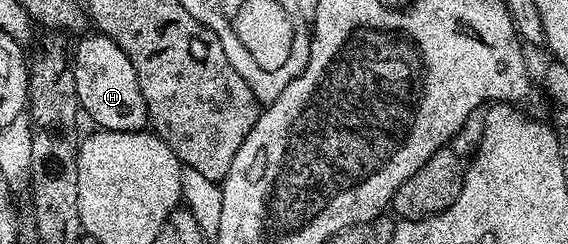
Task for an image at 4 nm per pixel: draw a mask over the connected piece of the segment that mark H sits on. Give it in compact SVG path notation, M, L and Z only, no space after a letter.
M96 31L93 32L93 37L88 37L89 35L84 35L79 38L80 41L76 45L76 57L74 53L74 60L70 65L70 81L76 90L78 99L80 100L80 108L88 117L93 121L93 126L99 127L101 129L109 129L110 131L134 131L135 133L141 132L148 125L148 108L146 107L146 99L142 95L142 91L138 87L138 79L136 78L136 72L134 67L130 63L130 59L120 50L118 43L114 43L108 37L105 37L103 33Z

